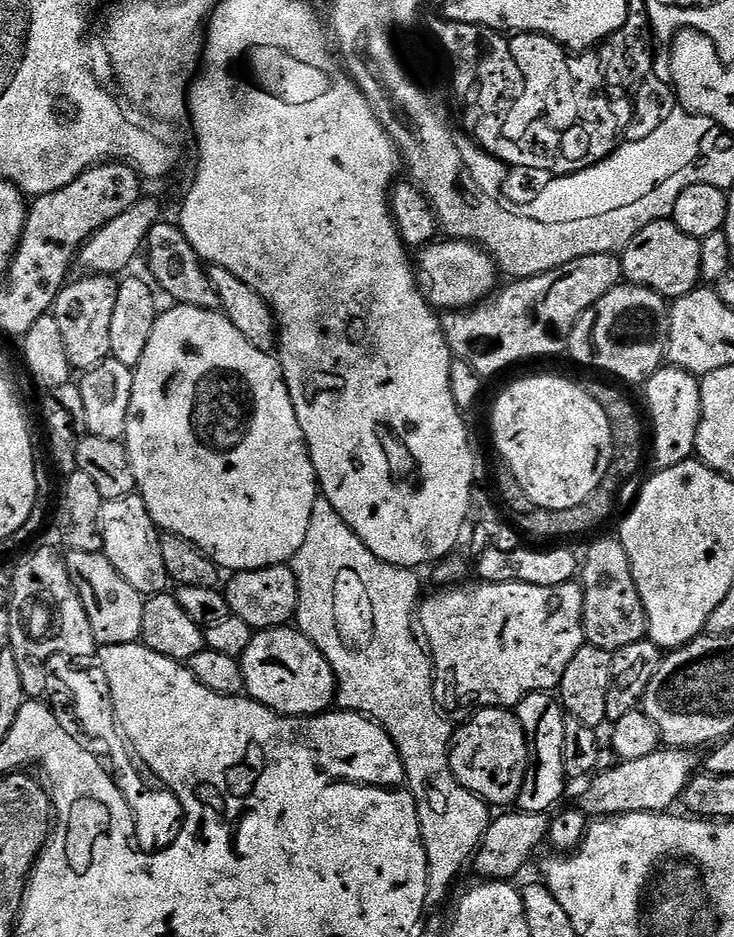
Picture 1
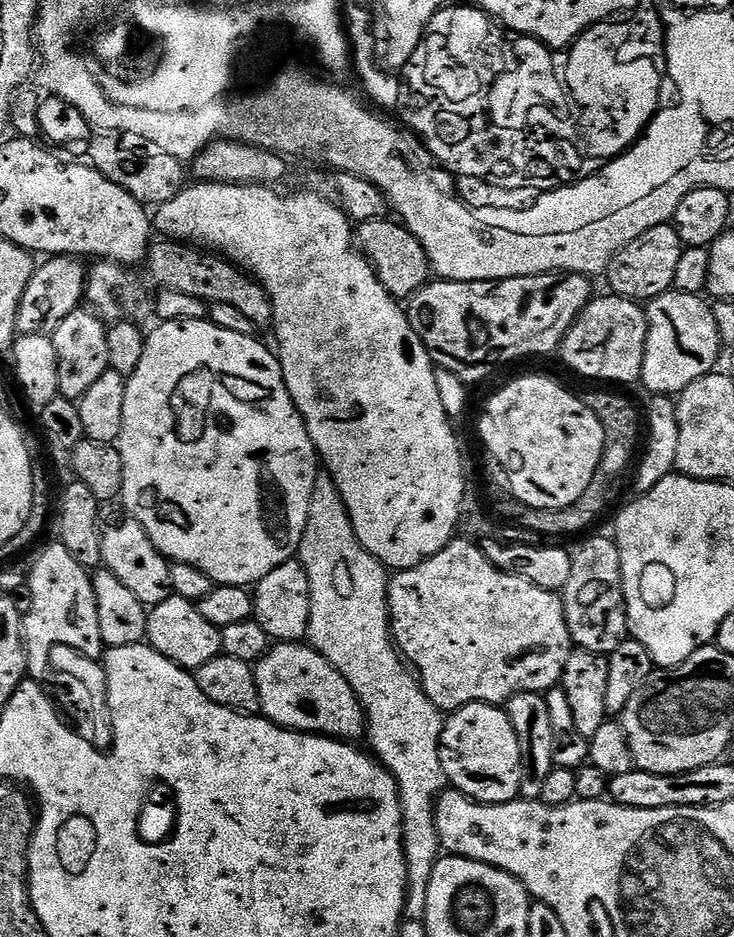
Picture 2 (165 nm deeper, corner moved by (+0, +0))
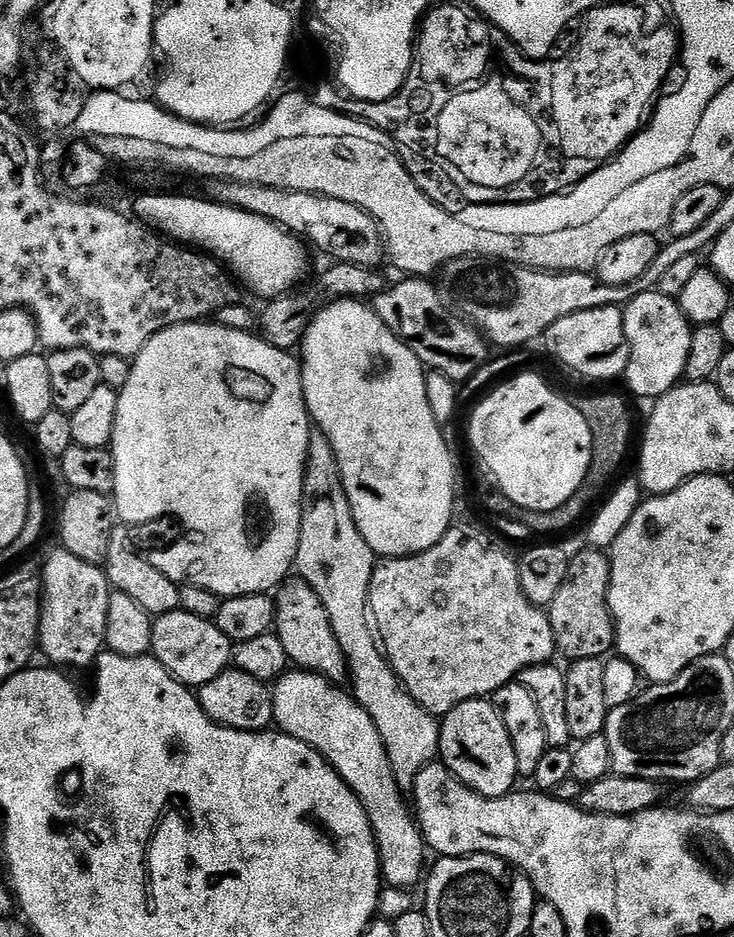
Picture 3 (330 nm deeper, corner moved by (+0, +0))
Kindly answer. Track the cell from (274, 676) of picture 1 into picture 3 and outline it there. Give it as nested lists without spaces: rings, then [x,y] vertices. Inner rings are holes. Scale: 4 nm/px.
[[[289,670],[275,681],[271,693],[272,719],[275,727],[286,733],[287,736],[293,736],[306,742],[306,746],[310,746],[315,752],[322,754],[326,763],[343,778],[346,786],[350,786],[350,790],[354,790],[354,794],[362,802],[362,806],[366,810],[366,818],[370,818],[370,826],[374,830],[374,838],[380,855],[380,874],[383,883],[389,888],[415,889],[415,884],[419,885],[426,876],[424,836],[420,832],[420,825],[416,823],[409,801],[408,804],[404,801],[405,793],[394,778],[390,758],[386,758],[386,746],[382,746],[382,734],[378,734],[378,726],[374,726],[374,718],[370,718],[370,714],[366,714],[366,710],[359,704],[351,691],[344,689],[343,692],[340,686],[337,686],[333,681],[313,672]]]

